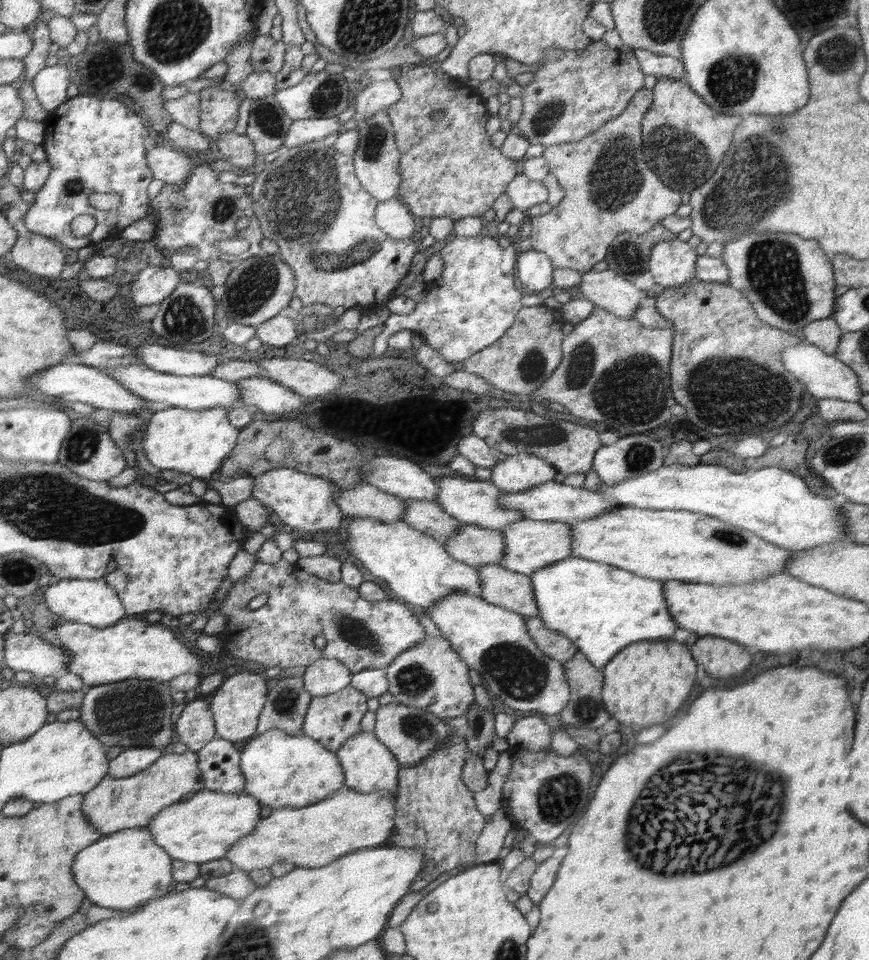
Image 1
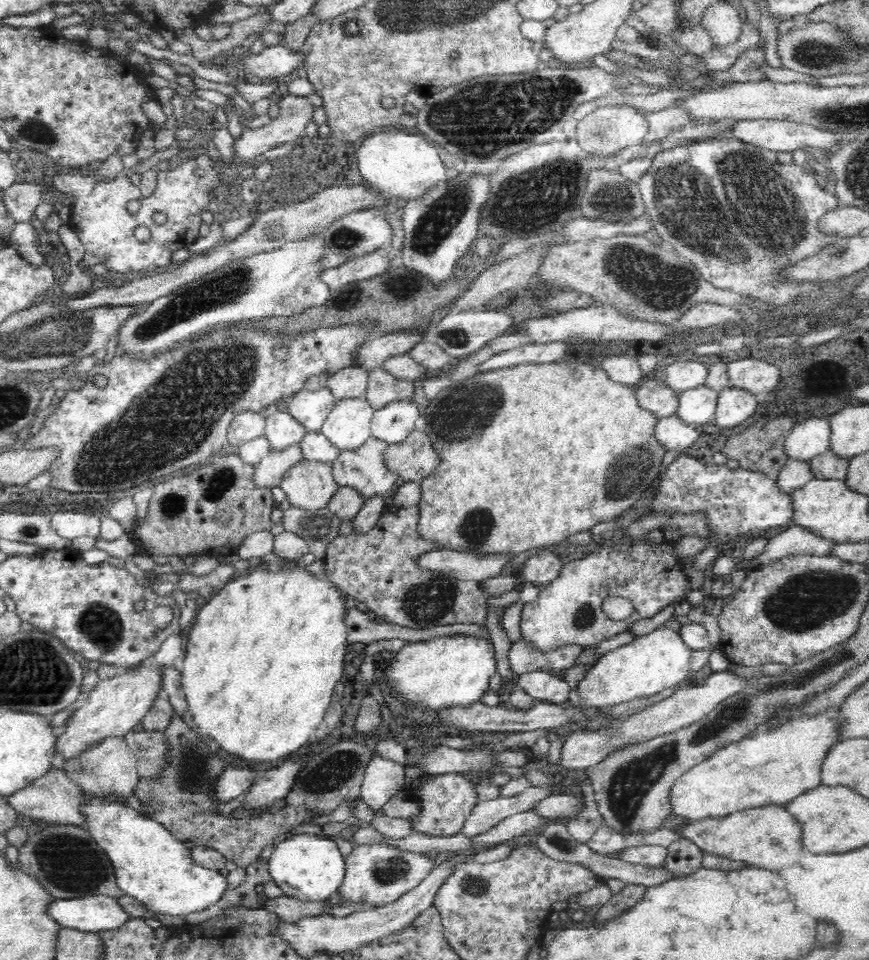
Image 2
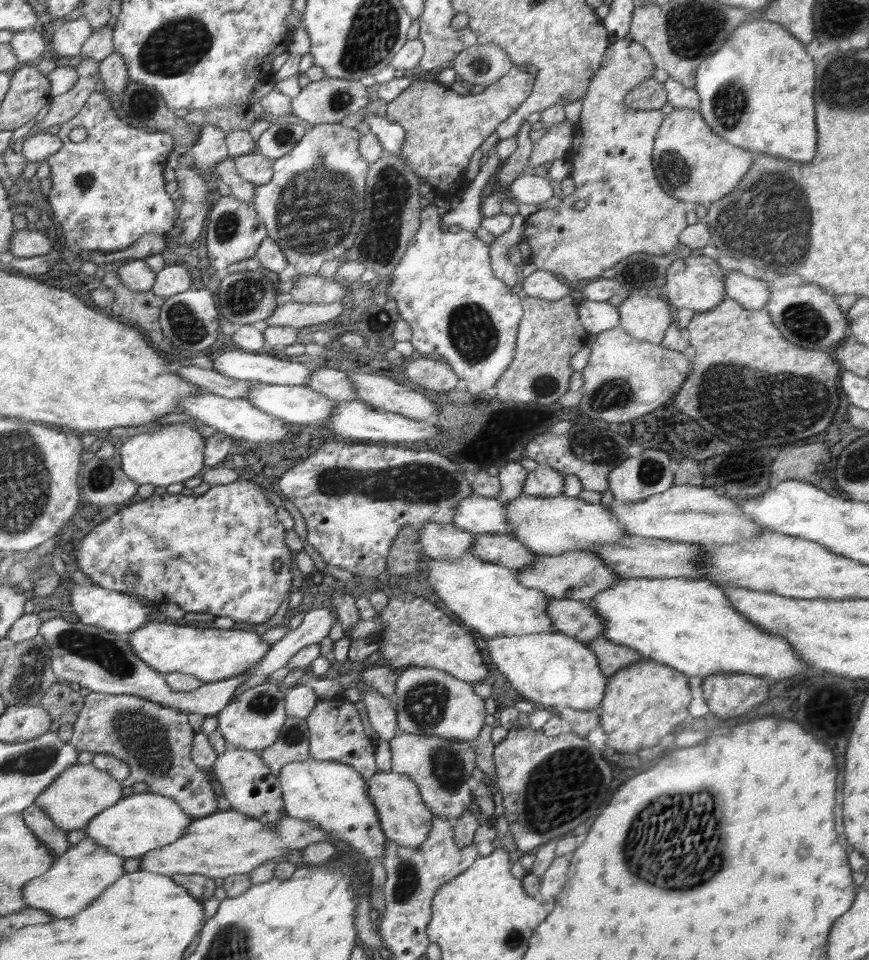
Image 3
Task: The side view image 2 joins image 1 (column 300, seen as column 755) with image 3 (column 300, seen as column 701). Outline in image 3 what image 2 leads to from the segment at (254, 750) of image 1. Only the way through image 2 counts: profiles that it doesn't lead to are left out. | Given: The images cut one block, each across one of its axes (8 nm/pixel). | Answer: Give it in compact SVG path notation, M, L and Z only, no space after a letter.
M314 760L287 764L278 772L287 816L306 820L316 827L332 832L332 836L348 846L372 866L371 884L383 888L387 879L384 870L387 838L380 827L378 809L368 795L366 778L355 768L332 760Z

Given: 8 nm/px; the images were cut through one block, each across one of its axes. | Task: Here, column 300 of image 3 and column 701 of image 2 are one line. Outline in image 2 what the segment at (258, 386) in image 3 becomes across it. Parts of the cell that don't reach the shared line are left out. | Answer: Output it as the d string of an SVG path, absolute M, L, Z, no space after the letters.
M705 384L698 388L683 390L678 397L676 415L688 425L706 425L715 418L719 393Z

